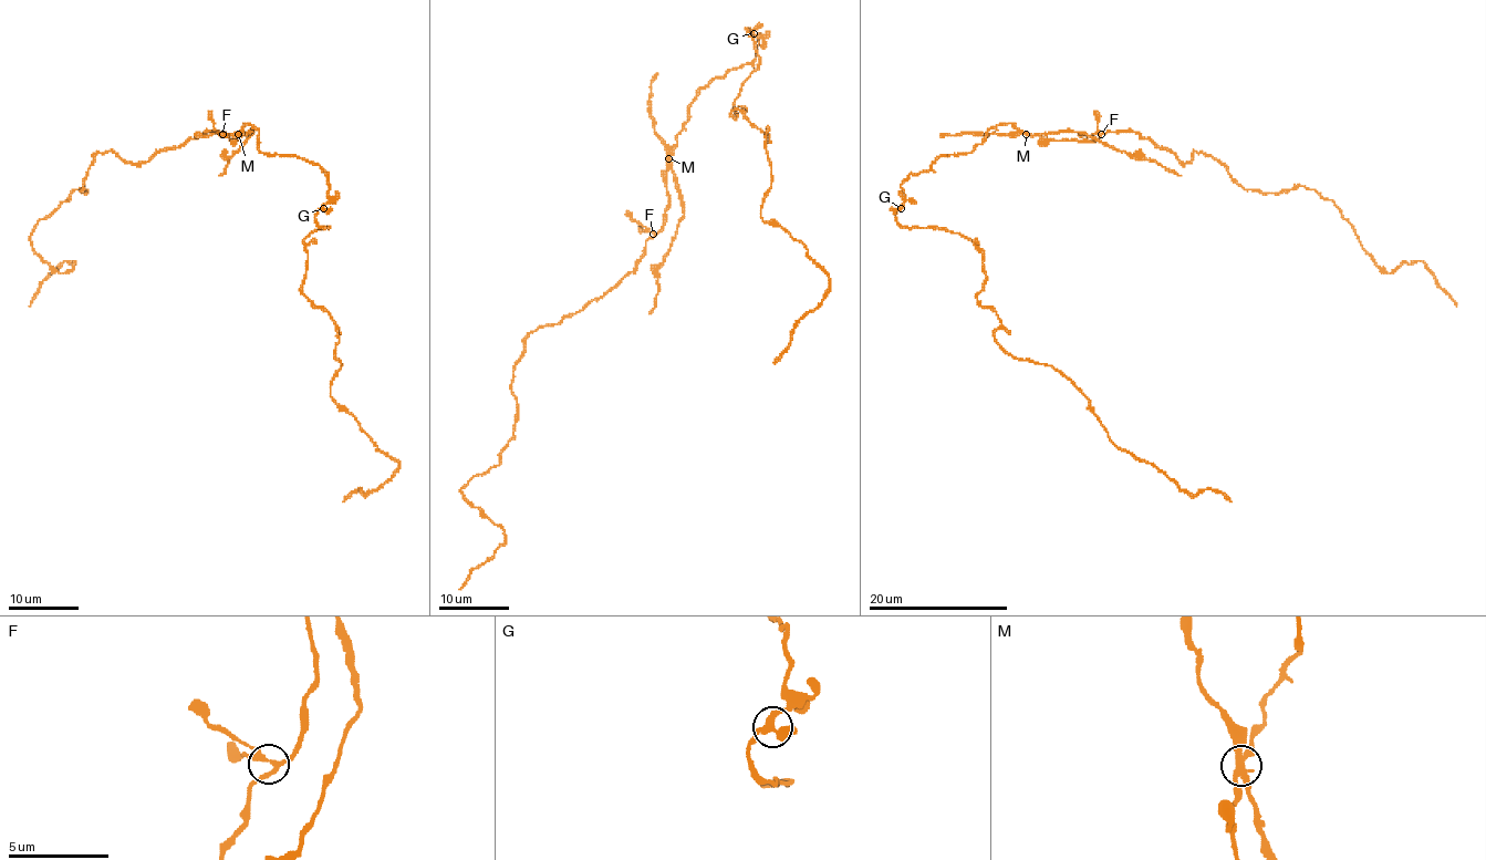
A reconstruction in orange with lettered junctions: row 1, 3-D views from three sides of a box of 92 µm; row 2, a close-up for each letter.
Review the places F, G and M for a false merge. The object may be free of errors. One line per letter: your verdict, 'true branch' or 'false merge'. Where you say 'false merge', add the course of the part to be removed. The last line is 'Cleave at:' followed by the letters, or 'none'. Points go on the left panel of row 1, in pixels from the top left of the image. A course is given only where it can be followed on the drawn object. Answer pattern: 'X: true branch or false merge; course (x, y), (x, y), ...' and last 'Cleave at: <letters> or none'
F: true branch
G: true branch
M: false merge; course (238, 134), (253, 134), (227, 158), (226, 171), (219, 175)
Cleave at: M

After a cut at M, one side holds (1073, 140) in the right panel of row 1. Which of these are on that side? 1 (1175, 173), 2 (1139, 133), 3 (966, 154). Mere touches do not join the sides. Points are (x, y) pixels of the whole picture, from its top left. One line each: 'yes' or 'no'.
1: no
2: yes
3: yes

